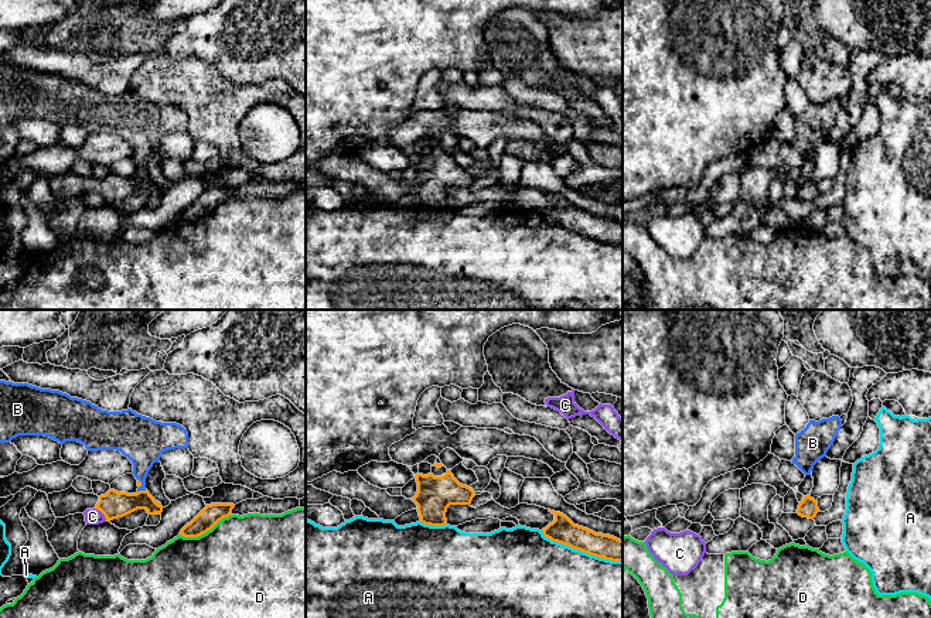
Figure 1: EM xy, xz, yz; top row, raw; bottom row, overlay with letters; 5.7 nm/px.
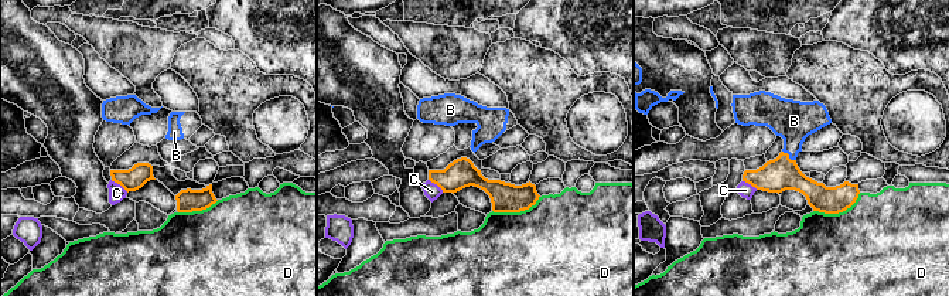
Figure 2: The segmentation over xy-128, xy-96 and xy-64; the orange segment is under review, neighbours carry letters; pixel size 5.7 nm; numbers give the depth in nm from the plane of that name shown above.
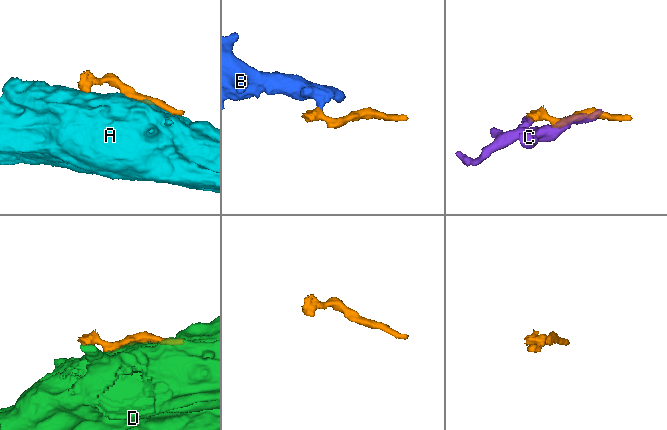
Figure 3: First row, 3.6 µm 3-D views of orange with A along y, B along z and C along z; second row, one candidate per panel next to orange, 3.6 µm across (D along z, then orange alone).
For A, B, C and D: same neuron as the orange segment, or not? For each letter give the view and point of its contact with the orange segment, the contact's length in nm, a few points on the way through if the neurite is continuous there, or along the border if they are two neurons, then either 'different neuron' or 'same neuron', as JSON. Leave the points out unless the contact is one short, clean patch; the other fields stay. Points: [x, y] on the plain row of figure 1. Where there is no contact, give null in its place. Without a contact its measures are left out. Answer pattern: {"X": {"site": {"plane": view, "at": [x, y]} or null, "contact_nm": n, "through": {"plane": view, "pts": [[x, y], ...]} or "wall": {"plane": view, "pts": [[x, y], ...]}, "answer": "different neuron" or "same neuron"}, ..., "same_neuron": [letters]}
{"A": {"site": {"plane": "xz", "at": [580, 234]}, "contact_nm": 500, "answer": "different neuron"}, "B": {"site": {"plane": "xy", "at": [142, 174]}, "contact_nm": 60, "through": {"plane": "xy", "pts": [[113, 187], [130, 185], [142, 174], [143, 130]]}, "answer": "same neuron"}, "C": {"site": {"plane": "xy", "at": [102, 195]}, "contact_nm": 110, "wall": {"plane": "xy", "pts": [[94, 191], [106, 204]]}, "answer": "different neuron"}, "D": {"site": {"plane": "xy", "at": [205, 215]}, "contact_nm": 320, "wall": {"plane": "xy", "pts": [[231, 197], [197, 219], [180, 218]]}, "answer": "different neuron"}, "same_neuron": ["B"]}

